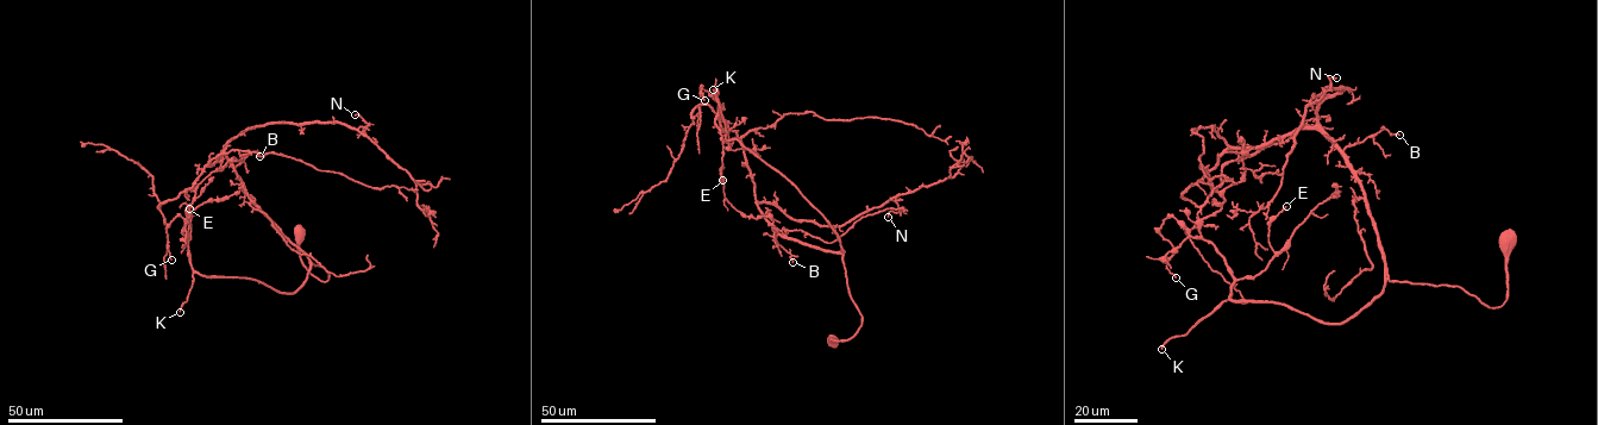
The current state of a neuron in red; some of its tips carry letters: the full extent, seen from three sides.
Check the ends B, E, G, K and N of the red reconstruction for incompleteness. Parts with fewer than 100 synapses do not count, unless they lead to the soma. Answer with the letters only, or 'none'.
K

